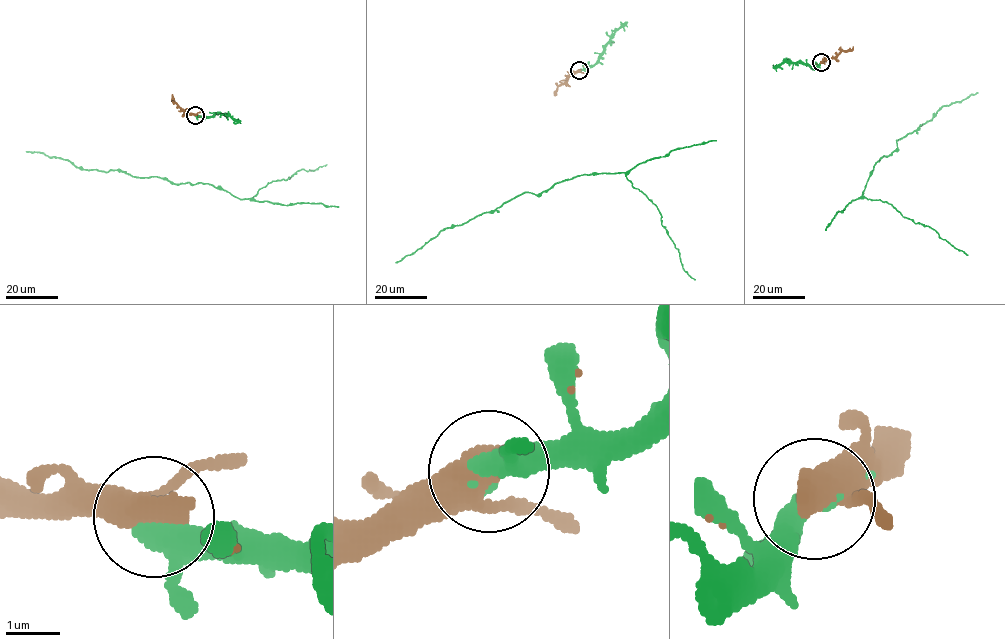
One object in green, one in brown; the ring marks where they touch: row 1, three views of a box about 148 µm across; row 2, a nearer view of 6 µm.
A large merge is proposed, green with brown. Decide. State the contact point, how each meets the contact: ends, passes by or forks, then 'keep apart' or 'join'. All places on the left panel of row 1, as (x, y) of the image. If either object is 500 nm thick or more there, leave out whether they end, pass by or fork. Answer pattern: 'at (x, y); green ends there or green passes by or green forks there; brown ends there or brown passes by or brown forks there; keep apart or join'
at (195, 115); green passes by; brown passes by; join

